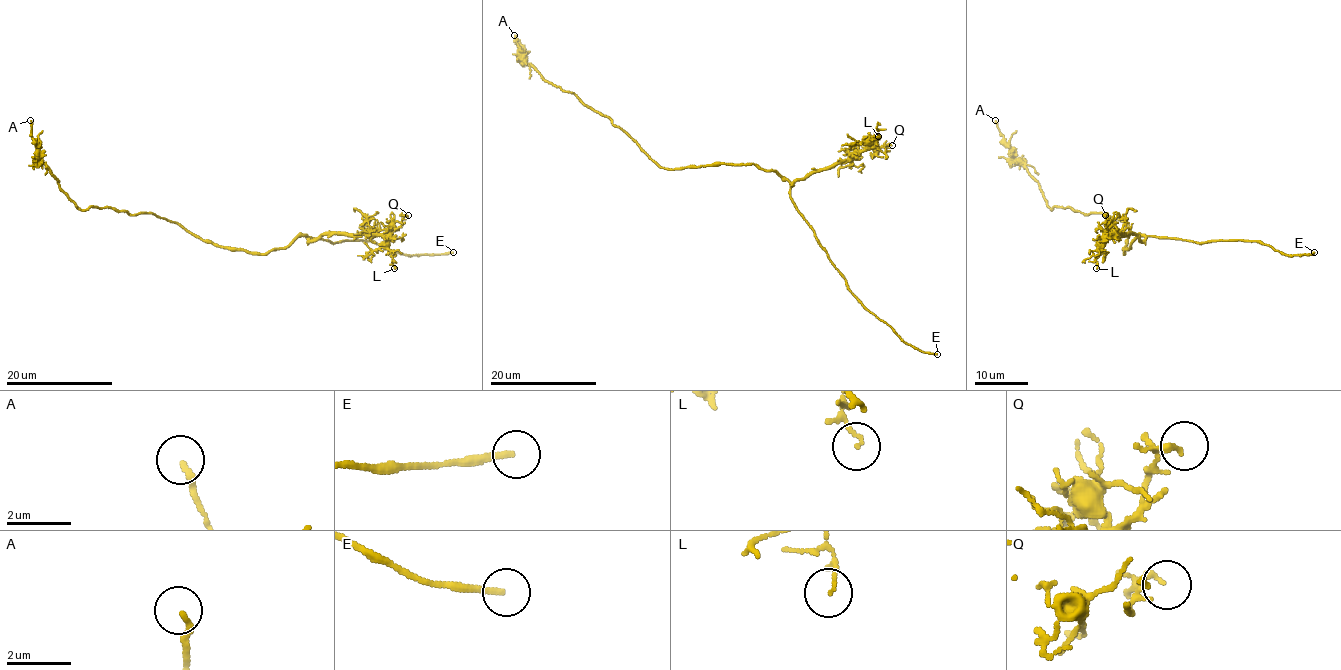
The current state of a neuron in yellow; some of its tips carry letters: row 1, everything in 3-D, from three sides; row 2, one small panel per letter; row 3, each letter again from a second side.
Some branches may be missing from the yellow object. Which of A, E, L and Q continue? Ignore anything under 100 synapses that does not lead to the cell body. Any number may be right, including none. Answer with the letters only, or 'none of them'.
E

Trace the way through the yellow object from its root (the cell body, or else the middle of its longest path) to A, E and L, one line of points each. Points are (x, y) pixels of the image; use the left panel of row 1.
A: (238, 250), (203, 242), (153, 214), (130, 215), (110, 207), (81, 210), (43, 163), (30, 120)
E: (238, 250), (268, 254), (288, 247), (298, 236), (310, 236), (332, 243), (374, 240), (406, 255), (453, 252)
L: (238, 250), (268, 254), (288, 247), (298, 236), (310, 240), (325, 234), (380, 234), (394, 268)

